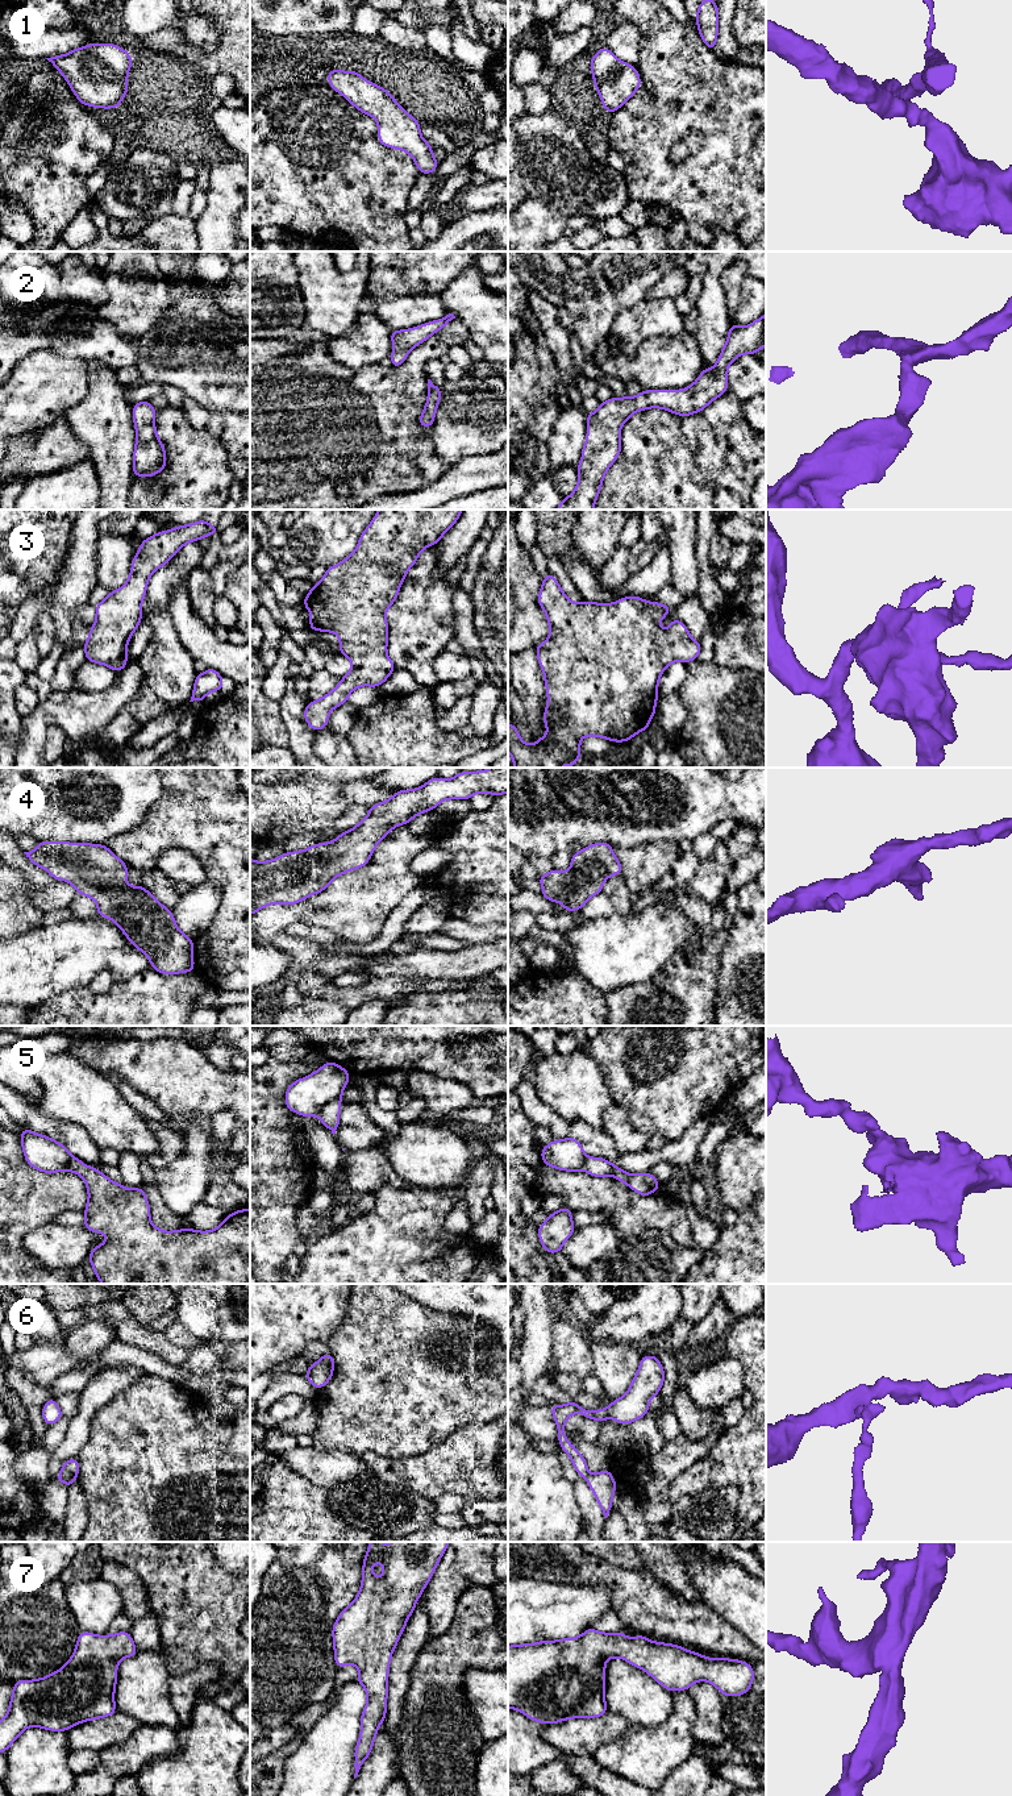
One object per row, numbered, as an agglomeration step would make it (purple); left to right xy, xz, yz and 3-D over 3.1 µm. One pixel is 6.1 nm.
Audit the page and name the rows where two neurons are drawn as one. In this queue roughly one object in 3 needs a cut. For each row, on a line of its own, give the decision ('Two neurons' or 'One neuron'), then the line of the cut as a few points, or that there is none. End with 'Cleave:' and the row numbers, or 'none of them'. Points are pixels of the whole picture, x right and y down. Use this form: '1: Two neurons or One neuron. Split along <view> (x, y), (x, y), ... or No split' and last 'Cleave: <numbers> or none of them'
1: One neuron. No split
2: One neuron. No split
3: One neuron. No split
4: One neuron. No split
5: Two neurons. Split along xz (340, 1098), (328, 1102), (317, 1114)
6: Two neurons. Split along xz (317, 1362), (332, 1367)
7: One neuron. No split
Cleave: 5, 6

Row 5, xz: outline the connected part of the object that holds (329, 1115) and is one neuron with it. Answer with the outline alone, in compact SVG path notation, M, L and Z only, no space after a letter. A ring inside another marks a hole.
M337 1098L325 1105L318 1114L321 1123L332 1131L333 1136L340 1127L340 1110L341 1099Z

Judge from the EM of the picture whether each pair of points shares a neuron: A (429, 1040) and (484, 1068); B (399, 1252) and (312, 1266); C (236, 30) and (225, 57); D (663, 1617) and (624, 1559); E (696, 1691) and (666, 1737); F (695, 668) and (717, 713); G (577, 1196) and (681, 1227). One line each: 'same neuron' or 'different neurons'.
A: same neuron
B: same neuron
C: same neuron
D: different neurons
E: different neurons
F: same neuron
G: same neuron

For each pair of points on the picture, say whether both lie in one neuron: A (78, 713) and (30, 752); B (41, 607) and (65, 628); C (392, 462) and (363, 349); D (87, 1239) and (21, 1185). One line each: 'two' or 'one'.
A: one
B: two
C: two
D: two

